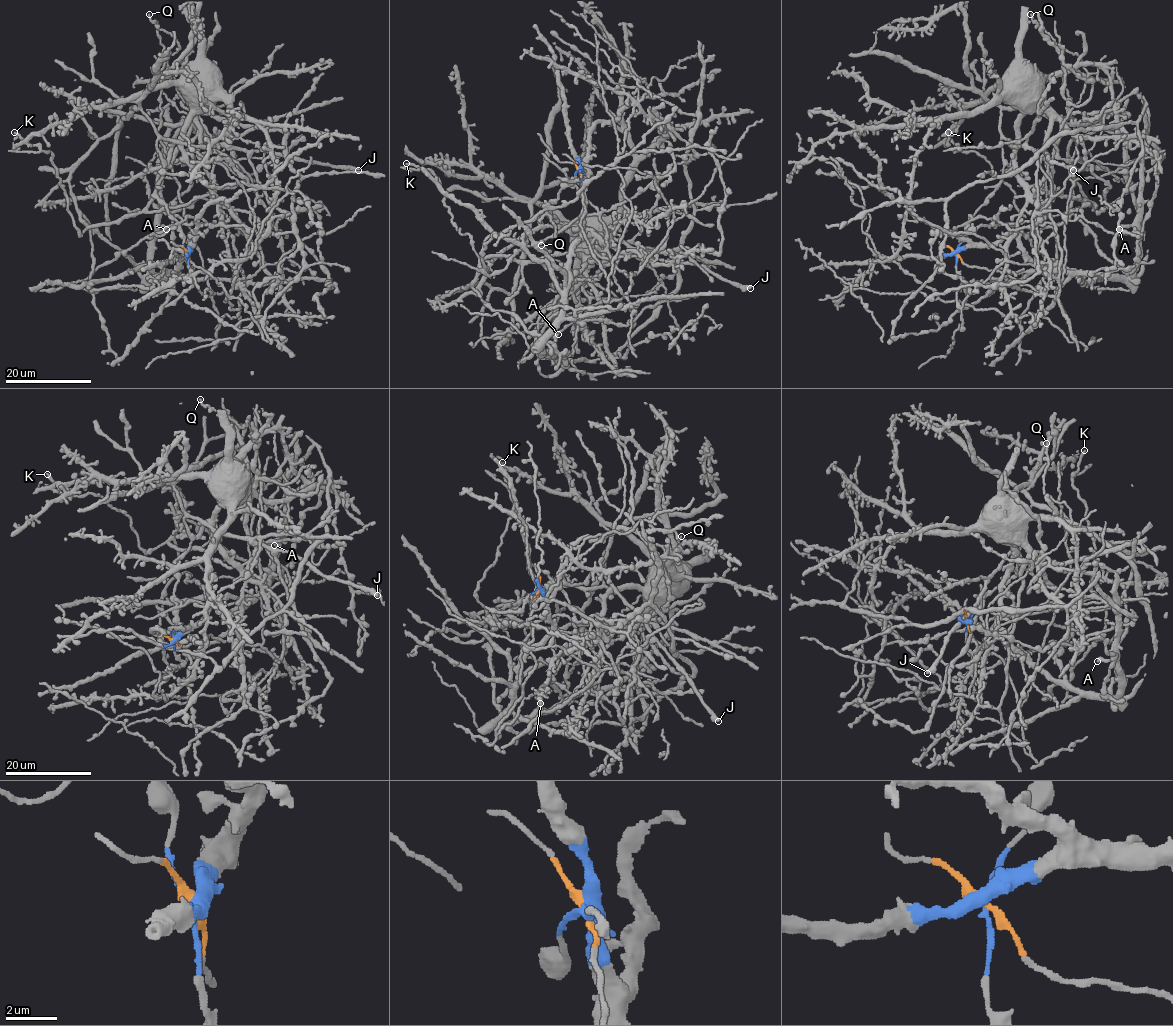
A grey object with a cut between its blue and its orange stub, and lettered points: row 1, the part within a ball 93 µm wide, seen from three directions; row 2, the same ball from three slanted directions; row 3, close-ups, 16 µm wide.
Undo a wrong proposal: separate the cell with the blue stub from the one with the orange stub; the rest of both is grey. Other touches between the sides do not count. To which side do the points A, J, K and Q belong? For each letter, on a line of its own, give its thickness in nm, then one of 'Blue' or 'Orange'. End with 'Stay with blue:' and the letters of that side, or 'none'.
A: Thickness 360 nm. Blue
J: Thickness 480 nm. Blue
K: Thickness 280 nm. Blue
Q: Thickness 180 nm. Orange
Stay with blue: A, J, K

